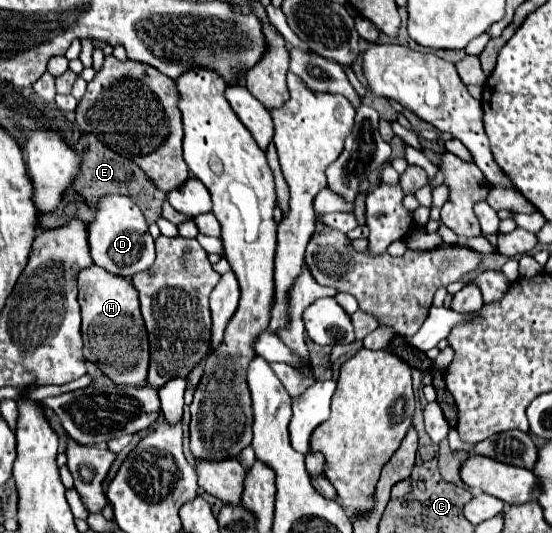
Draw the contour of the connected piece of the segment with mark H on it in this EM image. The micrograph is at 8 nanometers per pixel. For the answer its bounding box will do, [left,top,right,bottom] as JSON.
[78,264,150,386]

